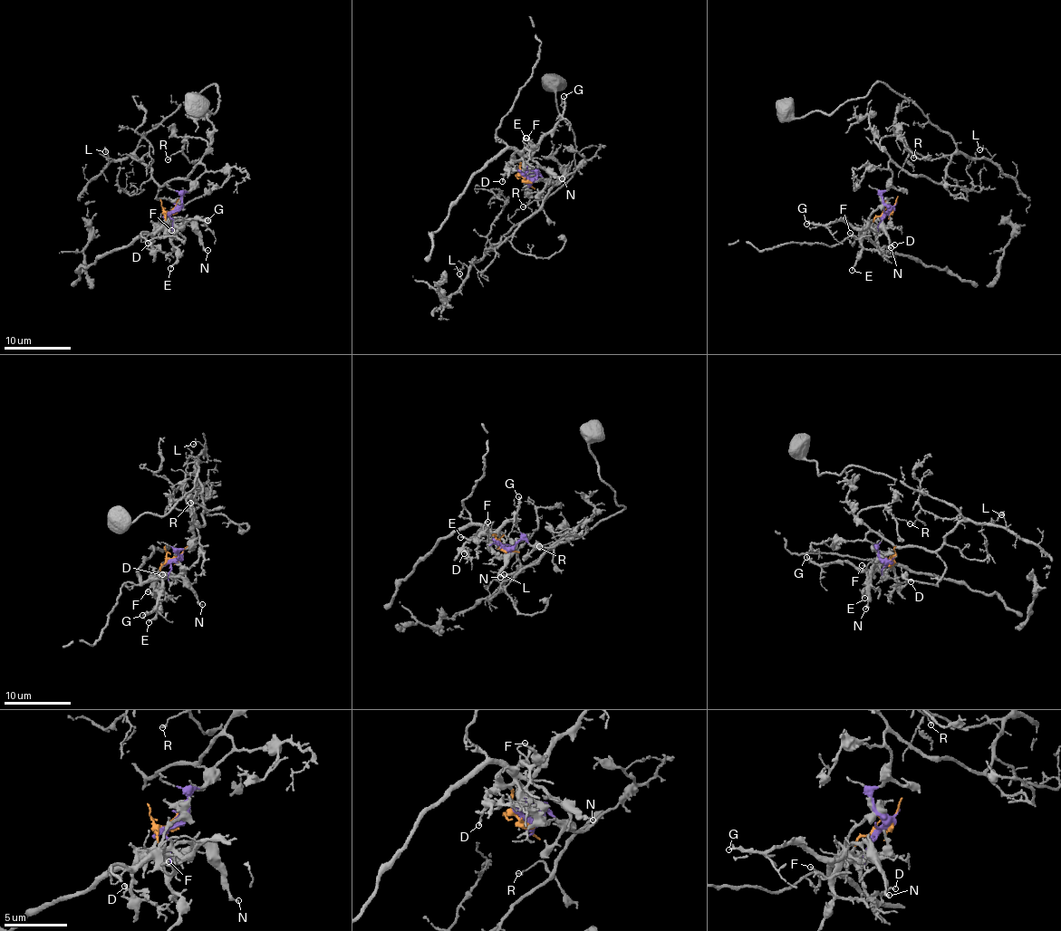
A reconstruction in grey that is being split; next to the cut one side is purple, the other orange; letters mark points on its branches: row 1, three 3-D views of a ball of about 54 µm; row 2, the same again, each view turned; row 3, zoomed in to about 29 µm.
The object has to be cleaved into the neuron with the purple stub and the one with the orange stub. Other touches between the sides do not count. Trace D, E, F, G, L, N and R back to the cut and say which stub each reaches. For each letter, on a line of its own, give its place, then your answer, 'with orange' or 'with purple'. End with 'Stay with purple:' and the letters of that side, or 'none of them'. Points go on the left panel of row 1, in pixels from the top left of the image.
D: at (148, 243); with orange
E: at (170, 268); with orange
F: at (171, 230); with orange
G: at (207, 220); with orange
L: at (105, 151); with purple
N: at (207, 250); with orange
R: at (168, 159); with purple
Stay with purple: L, R

